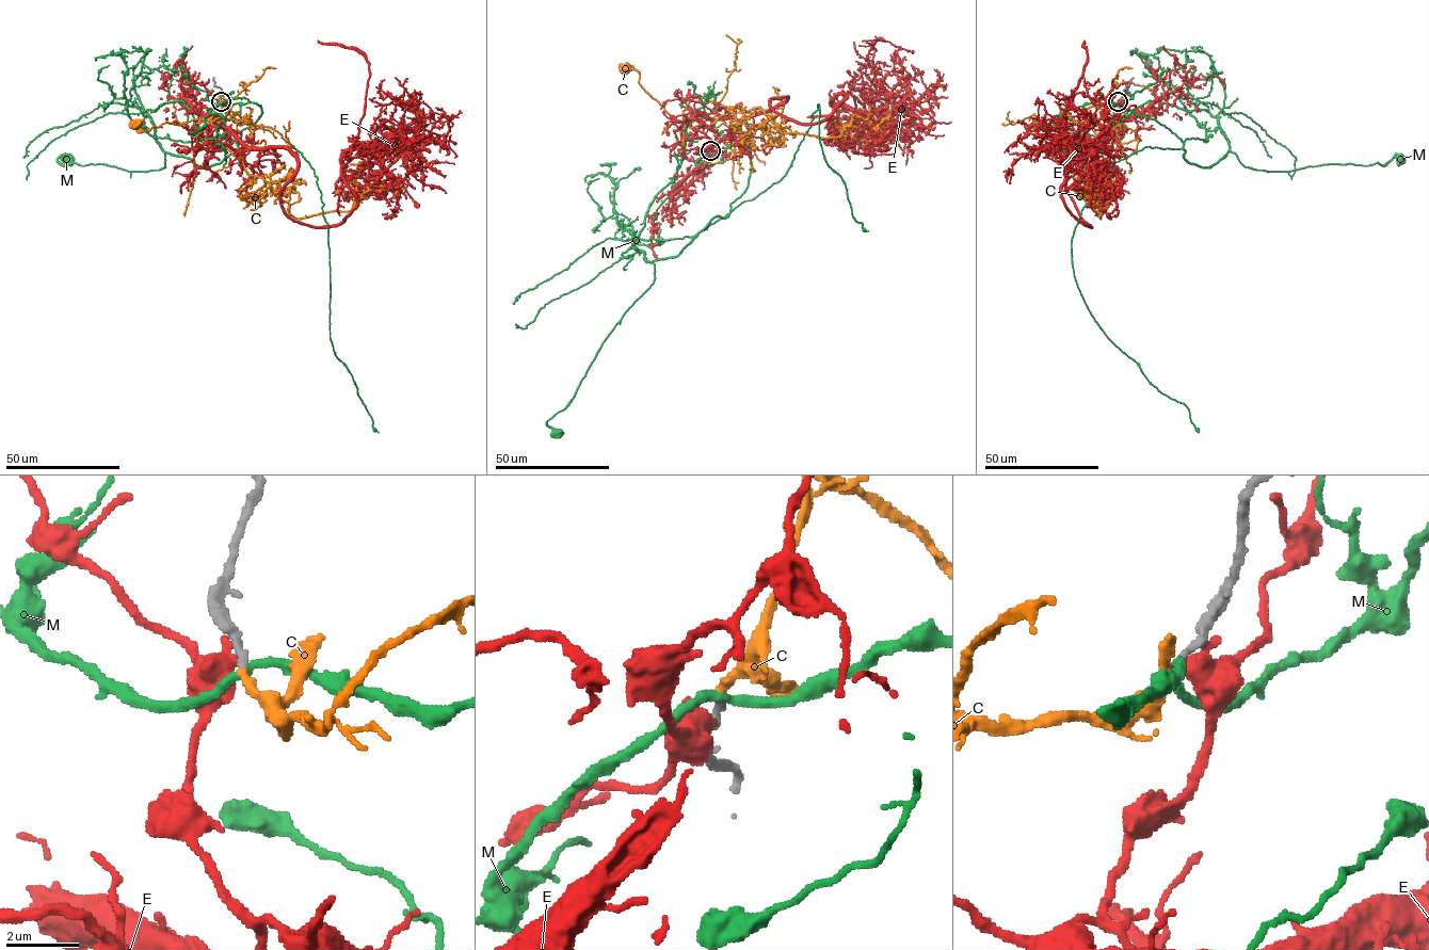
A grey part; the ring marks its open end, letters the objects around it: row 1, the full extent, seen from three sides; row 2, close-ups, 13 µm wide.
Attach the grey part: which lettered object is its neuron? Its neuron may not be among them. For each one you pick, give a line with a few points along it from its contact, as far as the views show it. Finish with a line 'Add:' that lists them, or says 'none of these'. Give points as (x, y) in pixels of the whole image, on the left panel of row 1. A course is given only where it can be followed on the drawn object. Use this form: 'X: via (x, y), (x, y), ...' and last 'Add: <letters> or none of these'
C: via (220, 101), (225, 105), (207, 119), (192, 118), (175, 125), (163, 123), (148, 131), (134, 124)
Add: C

